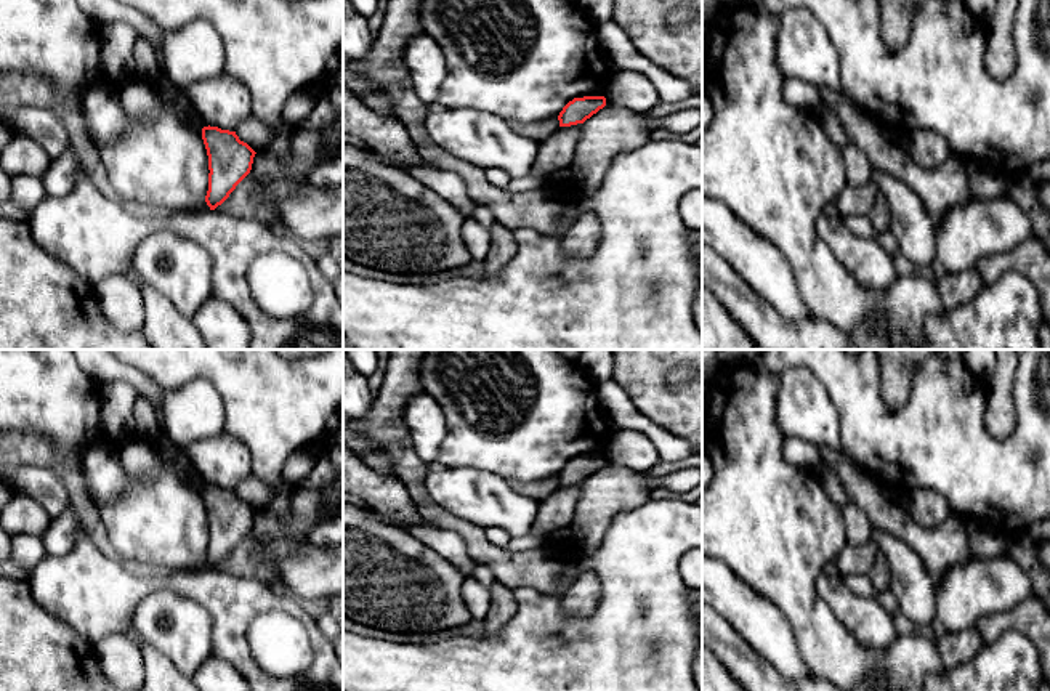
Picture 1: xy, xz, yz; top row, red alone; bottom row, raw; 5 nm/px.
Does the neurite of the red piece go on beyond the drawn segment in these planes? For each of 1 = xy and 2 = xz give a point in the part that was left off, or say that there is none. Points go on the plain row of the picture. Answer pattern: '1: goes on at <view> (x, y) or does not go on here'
1: does not go on here
2: does not go on here

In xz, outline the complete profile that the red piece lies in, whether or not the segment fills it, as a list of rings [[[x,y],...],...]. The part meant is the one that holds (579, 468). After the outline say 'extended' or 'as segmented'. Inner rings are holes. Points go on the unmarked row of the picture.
[[[584,455],[569,460],[558,475],[559,486],[584,483],[606,465],[604,455]]] | as segmented

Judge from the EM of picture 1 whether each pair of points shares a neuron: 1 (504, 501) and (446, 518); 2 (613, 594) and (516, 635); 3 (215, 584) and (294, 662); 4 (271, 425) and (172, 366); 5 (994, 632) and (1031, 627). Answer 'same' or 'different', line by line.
1: different
2: same
3: different
4: same
5: same

